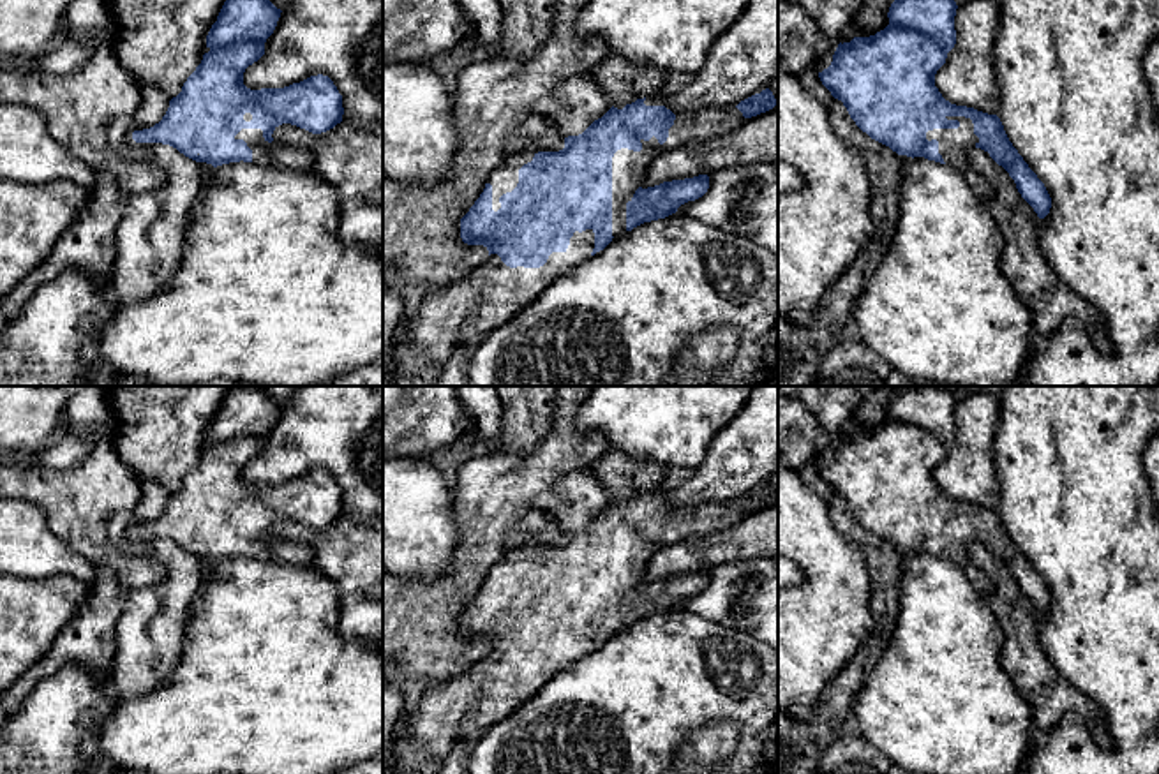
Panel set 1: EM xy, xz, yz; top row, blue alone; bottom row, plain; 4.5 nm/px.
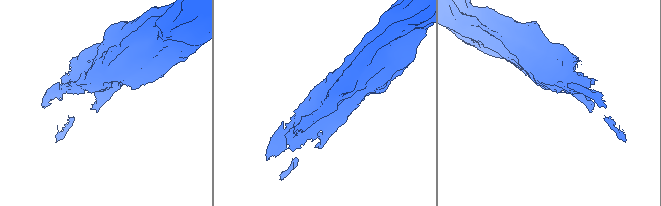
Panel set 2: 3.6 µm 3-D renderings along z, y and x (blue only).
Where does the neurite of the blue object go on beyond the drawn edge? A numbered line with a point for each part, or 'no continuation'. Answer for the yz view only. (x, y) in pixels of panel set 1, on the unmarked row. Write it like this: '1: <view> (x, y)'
1: yz (953, 538)

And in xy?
1: xy (263, 547)

